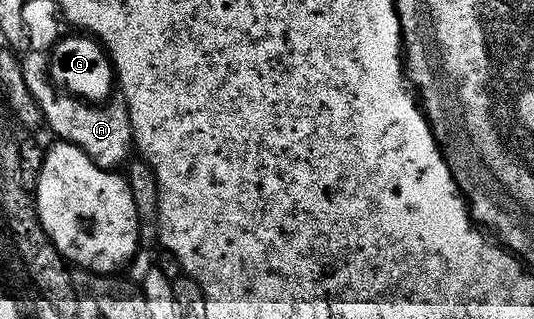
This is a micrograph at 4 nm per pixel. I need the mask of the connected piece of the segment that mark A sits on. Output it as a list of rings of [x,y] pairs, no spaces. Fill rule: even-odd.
[[[57,28],[47,35],[33,30],[30,34],[32,33],[31,38],[35,41],[35,50],[22,55],[22,69],[29,92],[35,97],[46,128],[48,126],[56,134],[56,139],[72,142],[74,146],[81,148],[81,152],[95,161],[97,168],[114,171],[126,160],[127,153],[133,150],[131,117],[127,111],[125,92],[119,88],[119,80],[103,84],[103,98],[89,98],[81,92],[71,90],[53,76],[55,54],[63,46],[65,29]]]

